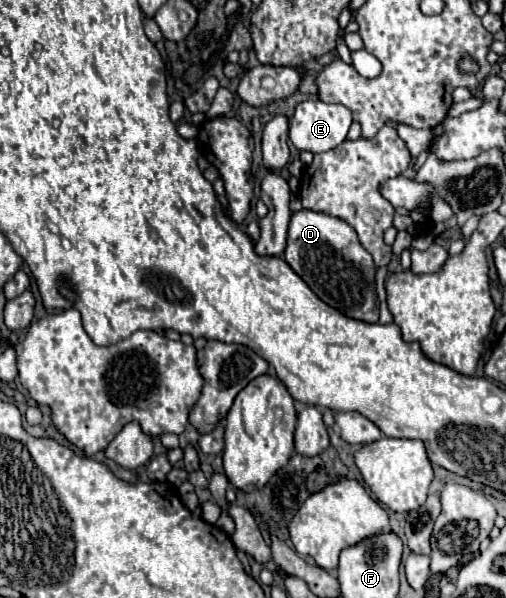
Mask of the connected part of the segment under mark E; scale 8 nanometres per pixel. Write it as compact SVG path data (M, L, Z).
M322 100L300 102L290 120L290 142L298 150L326 152L346 140L352 114L342 104Z

